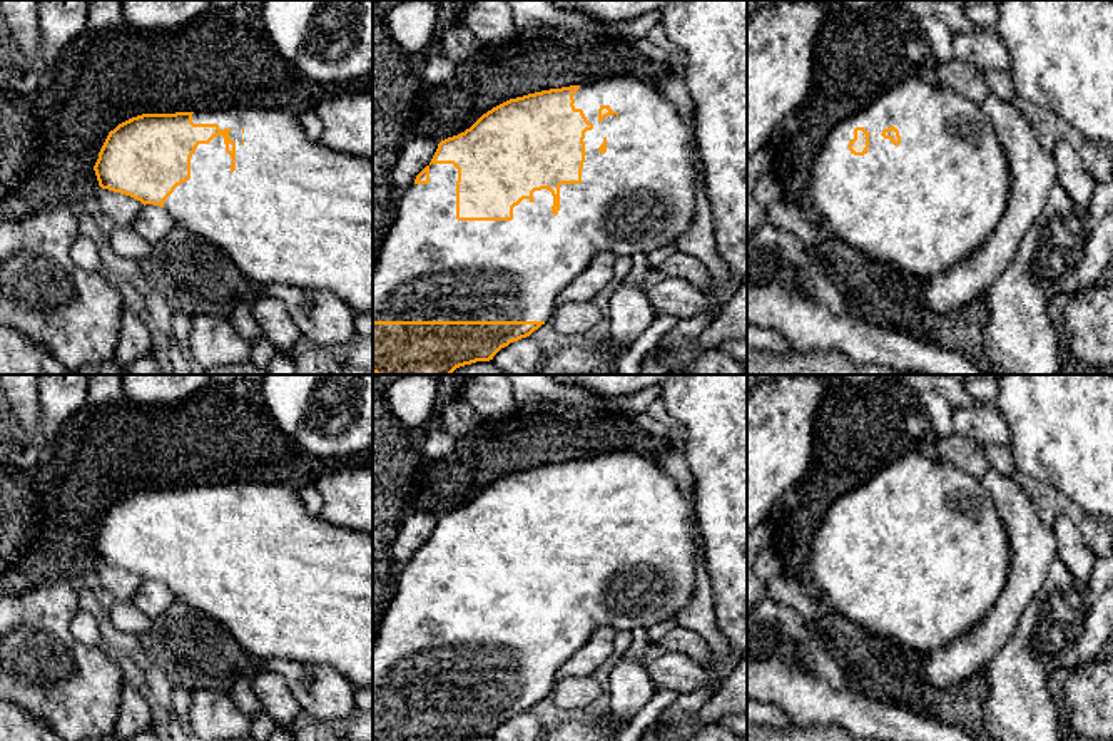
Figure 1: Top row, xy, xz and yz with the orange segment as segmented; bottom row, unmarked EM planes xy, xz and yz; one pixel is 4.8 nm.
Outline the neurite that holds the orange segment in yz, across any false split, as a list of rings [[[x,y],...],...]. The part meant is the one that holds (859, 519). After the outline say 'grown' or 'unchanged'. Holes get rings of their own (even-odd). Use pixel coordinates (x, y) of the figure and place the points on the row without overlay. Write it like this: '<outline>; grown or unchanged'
[[[924,447],[841,495],[812,540],[812,574],[827,606],[917,654],[971,632],[1001,595],[1008,572],[1008,532],[986,487]]]; grown

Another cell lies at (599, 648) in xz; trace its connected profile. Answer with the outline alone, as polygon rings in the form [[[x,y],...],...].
[[[598,627],[592,637],[556,671],[556,679],[570,676],[592,677],[597,669],[615,652],[617,629]]]

